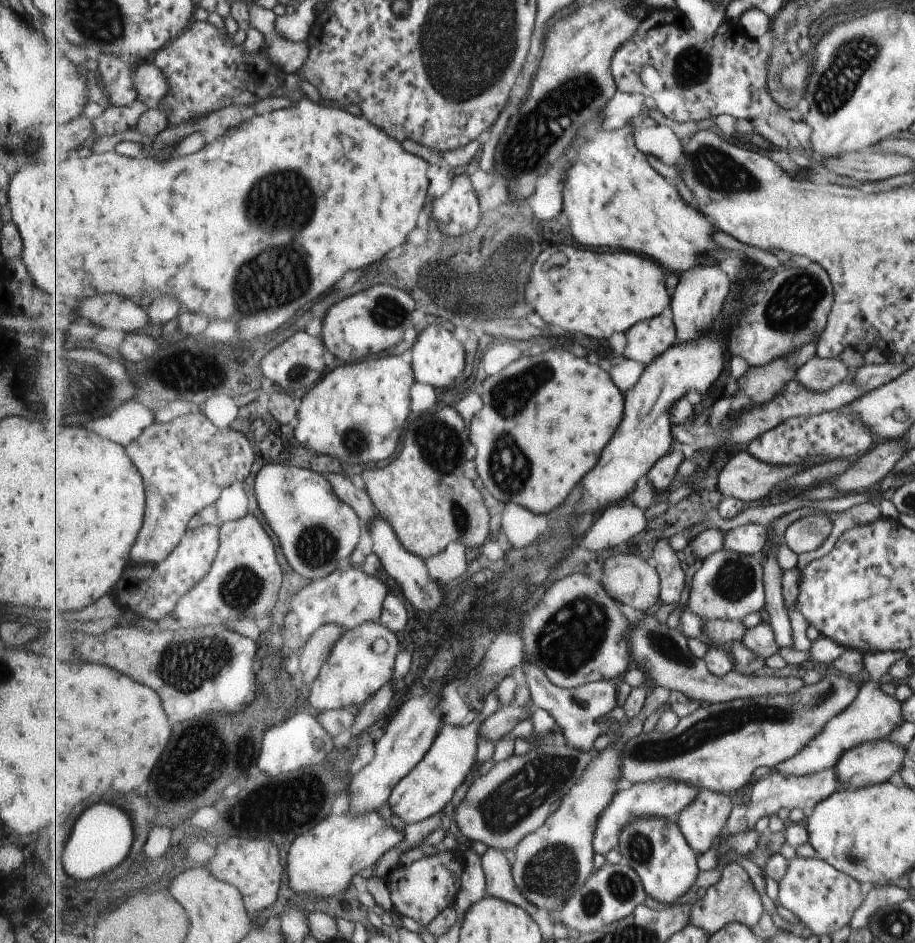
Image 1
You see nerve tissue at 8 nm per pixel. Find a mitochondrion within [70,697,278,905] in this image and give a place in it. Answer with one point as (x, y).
(173, 777)

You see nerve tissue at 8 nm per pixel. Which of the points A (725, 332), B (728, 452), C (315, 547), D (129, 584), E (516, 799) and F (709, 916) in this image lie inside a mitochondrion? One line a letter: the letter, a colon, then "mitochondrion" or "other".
A: other
B: other
C: mitochondrion
D: other
E: mitochondrion
F: other

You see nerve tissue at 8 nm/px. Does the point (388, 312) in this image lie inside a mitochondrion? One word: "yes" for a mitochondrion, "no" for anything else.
yes

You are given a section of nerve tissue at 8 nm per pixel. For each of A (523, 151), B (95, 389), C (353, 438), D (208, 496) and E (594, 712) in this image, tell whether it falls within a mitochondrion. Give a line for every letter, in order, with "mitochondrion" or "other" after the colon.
A: mitochondrion
B: mitochondrion
C: mitochondrion
D: other
E: other

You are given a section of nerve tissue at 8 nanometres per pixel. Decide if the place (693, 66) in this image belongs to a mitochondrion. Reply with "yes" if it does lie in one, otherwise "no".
yes

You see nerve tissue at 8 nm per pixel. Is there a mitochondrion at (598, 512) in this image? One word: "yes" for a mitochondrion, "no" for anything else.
no

